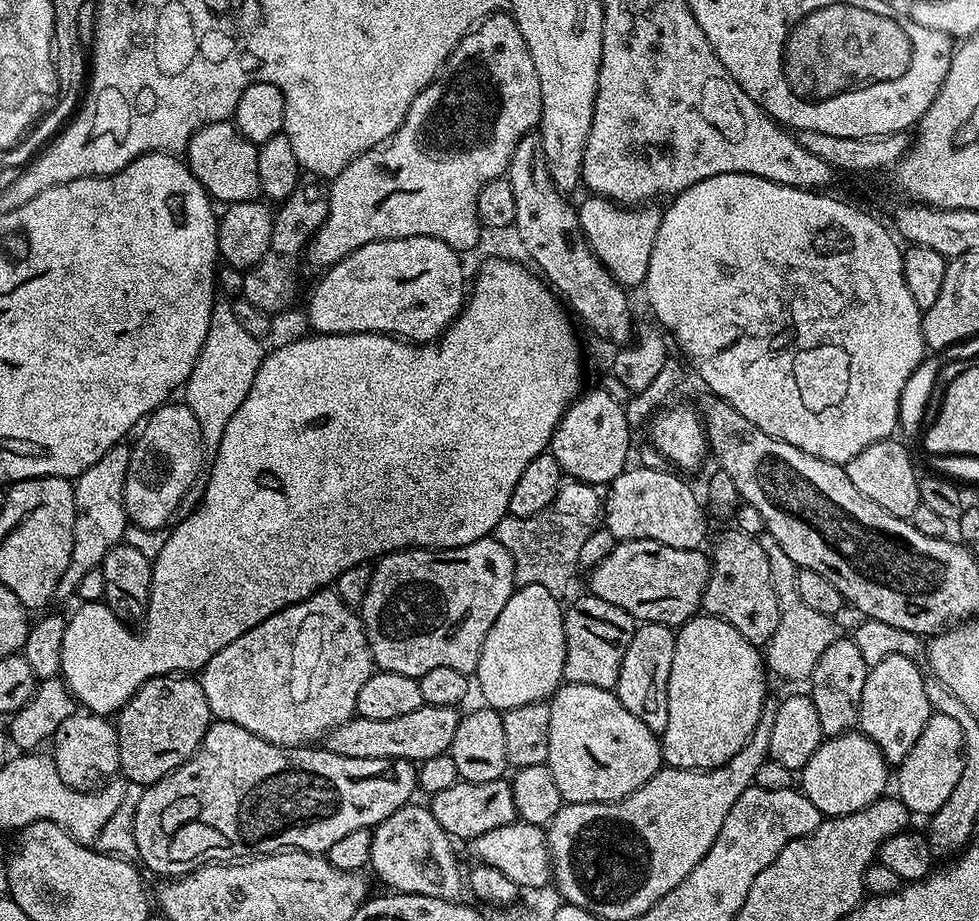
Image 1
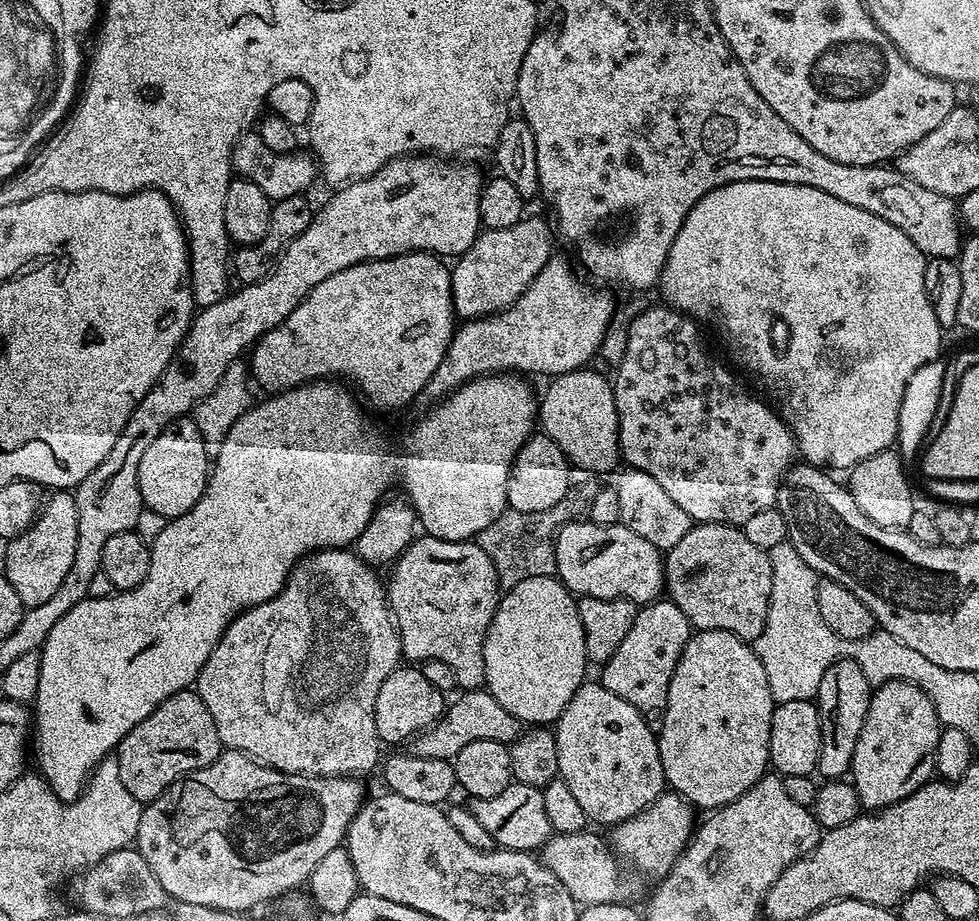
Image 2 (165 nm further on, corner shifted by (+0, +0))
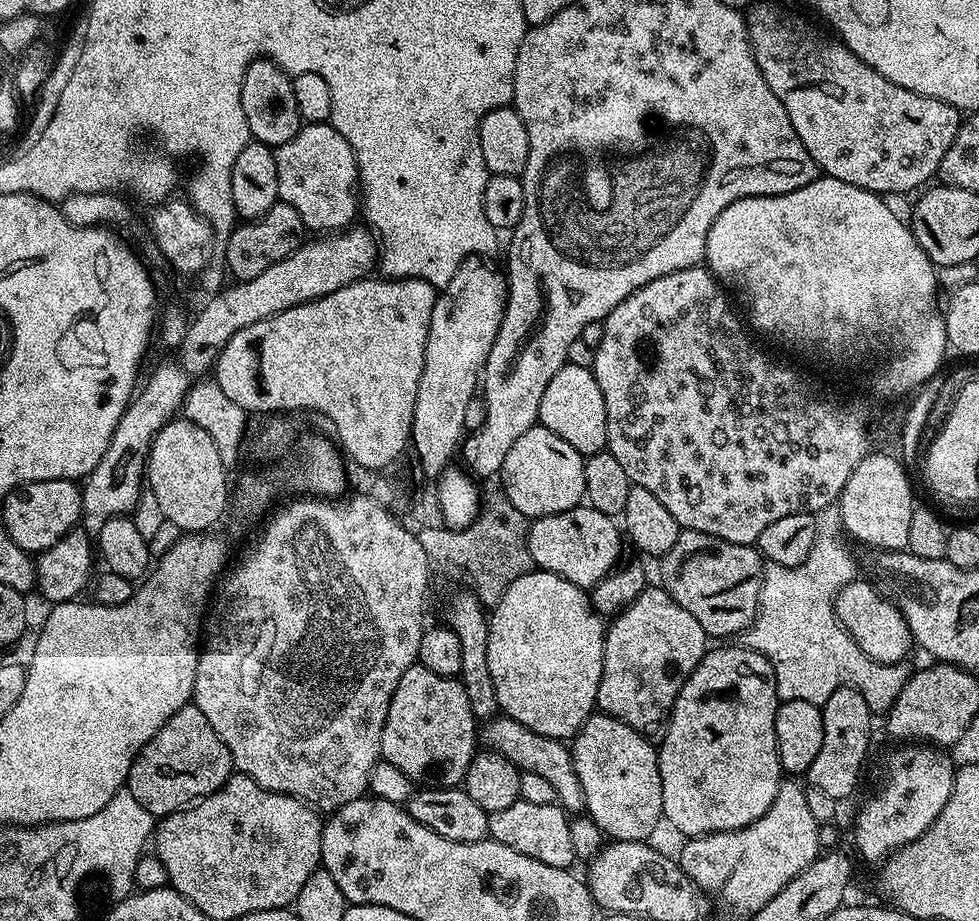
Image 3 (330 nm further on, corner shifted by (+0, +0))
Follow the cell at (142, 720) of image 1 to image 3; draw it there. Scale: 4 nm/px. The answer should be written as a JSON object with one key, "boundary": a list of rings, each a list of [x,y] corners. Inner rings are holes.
{"boundary":[[[190,702],[175,712],[134,758],[126,790],[142,802],[151,816],[163,818],[214,794],[233,774],[230,750],[226,750],[222,738],[214,734],[214,726],[206,722],[206,714],[198,710],[195,702]]]}

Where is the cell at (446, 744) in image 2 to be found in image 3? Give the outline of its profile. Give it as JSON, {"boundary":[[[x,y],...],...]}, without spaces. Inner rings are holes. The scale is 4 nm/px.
{"boundary":[[[497,714],[487,721],[479,729],[478,736],[485,749],[502,754],[502,758],[514,762],[514,766],[521,772],[538,774],[545,782],[550,782],[550,786],[554,786],[556,803],[565,812],[569,814],[584,812],[584,795],[578,770],[574,770],[572,749],[565,741],[546,738],[546,734],[534,734],[530,726],[522,726],[522,722],[503,714]]]}

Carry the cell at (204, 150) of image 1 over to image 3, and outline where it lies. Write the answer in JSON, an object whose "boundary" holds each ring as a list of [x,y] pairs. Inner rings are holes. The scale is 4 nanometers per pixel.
{"boundary":[[[331,123],[309,124],[290,142],[275,149],[278,166],[279,203],[289,204],[298,210],[305,229],[316,234],[336,234],[357,223],[358,173],[350,142],[338,134]]]}

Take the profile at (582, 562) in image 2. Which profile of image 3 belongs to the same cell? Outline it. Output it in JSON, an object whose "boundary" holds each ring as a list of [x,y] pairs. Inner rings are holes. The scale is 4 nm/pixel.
{"boundary":[[[581,506],[566,510],[562,514],[533,519],[528,530],[528,549],[532,555],[533,565],[539,571],[553,572],[566,578],[566,582],[570,582],[574,586],[590,590],[598,582],[602,582],[602,578],[609,576],[612,569],[621,563],[620,536],[622,540],[621,529],[613,517],[602,514],[593,508]]]}

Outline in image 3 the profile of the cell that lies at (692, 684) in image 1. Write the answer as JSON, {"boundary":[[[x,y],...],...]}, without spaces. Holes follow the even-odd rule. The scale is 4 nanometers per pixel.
{"boundary":[[[737,646],[737,648],[715,648],[713,647],[705,652],[702,662],[698,662],[694,674],[690,674],[690,678],[686,678],[686,682],[672,707],[672,714],[668,718],[666,731],[663,733],[663,736],[665,735],[664,741],[659,741],[658,744],[660,777],[662,778],[662,806],[664,807],[663,819],[667,823],[669,820],[681,832],[681,837],[684,838],[709,836],[712,832],[733,832],[739,828],[750,826],[750,822],[762,818],[762,814],[766,814],[766,810],[770,810],[770,806],[774,802],[782,783],[778,742],[774,734],[774,718],[778,707],[774,670],[765,656],[749,648],[743,646]]]}

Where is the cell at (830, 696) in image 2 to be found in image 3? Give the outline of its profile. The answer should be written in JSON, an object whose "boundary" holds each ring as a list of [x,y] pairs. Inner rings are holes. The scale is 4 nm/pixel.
{"boundary":[[[839,688],[826,698],[822,706],[822,750],[818,750],[818,758],[810,762],[806,773],[811,787],[830,794],[838,802],[844,802],[855,790],[872,744],[872,720],[874,714],[857,688]]]}

